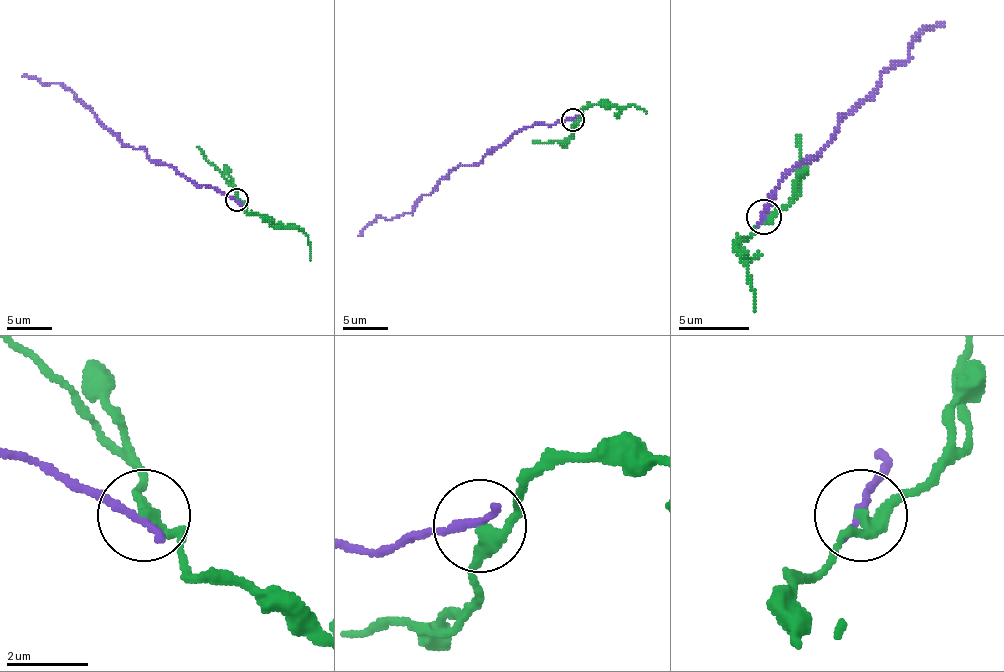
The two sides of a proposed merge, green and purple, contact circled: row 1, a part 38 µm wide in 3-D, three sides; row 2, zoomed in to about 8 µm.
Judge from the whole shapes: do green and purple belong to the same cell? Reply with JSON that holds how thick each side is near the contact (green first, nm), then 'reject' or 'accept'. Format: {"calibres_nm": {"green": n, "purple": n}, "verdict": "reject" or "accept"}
{"calibres_nm": {"green": 260, "purple": 240}, "verdict": "reject"}

